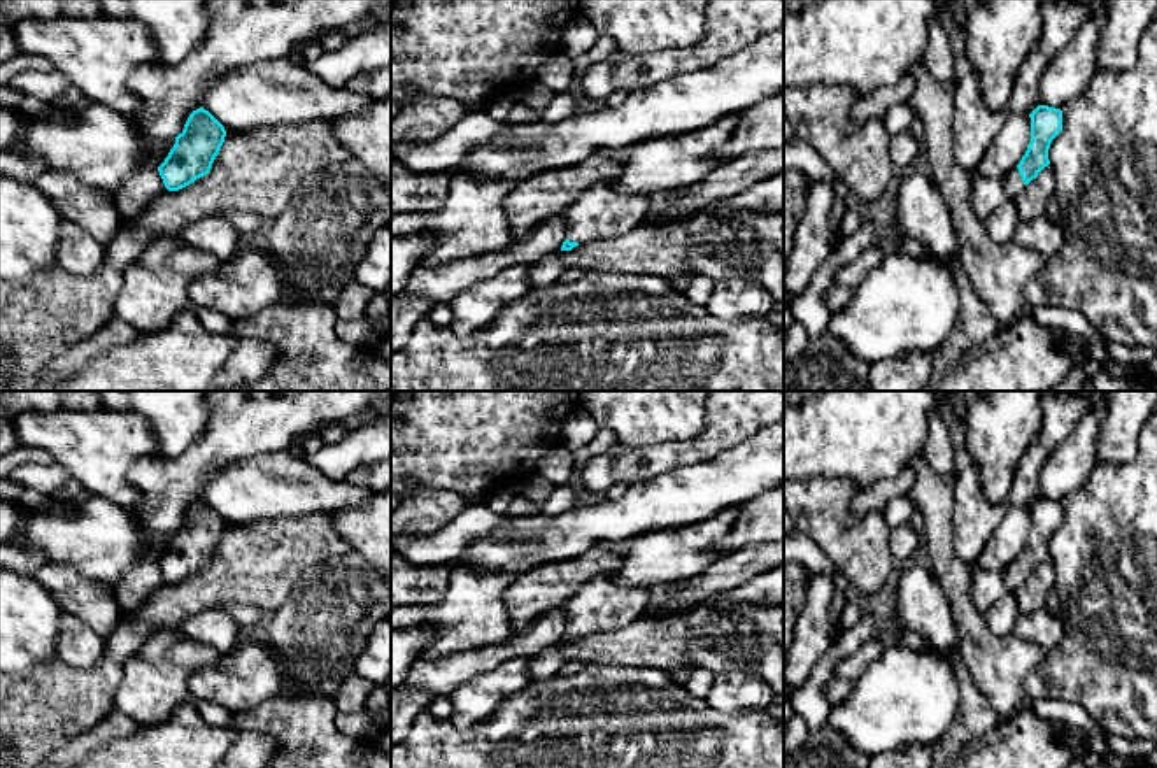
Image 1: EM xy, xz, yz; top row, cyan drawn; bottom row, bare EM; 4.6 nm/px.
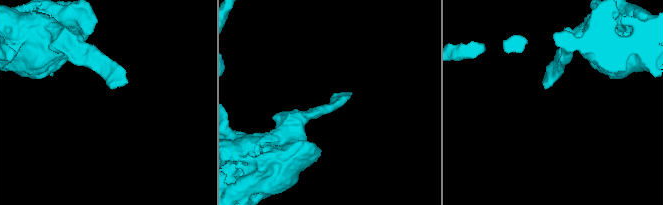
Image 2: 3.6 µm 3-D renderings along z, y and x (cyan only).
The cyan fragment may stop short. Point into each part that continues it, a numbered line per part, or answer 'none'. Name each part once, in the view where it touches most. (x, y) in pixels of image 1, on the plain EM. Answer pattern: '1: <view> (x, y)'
1: yz (987, 586)

